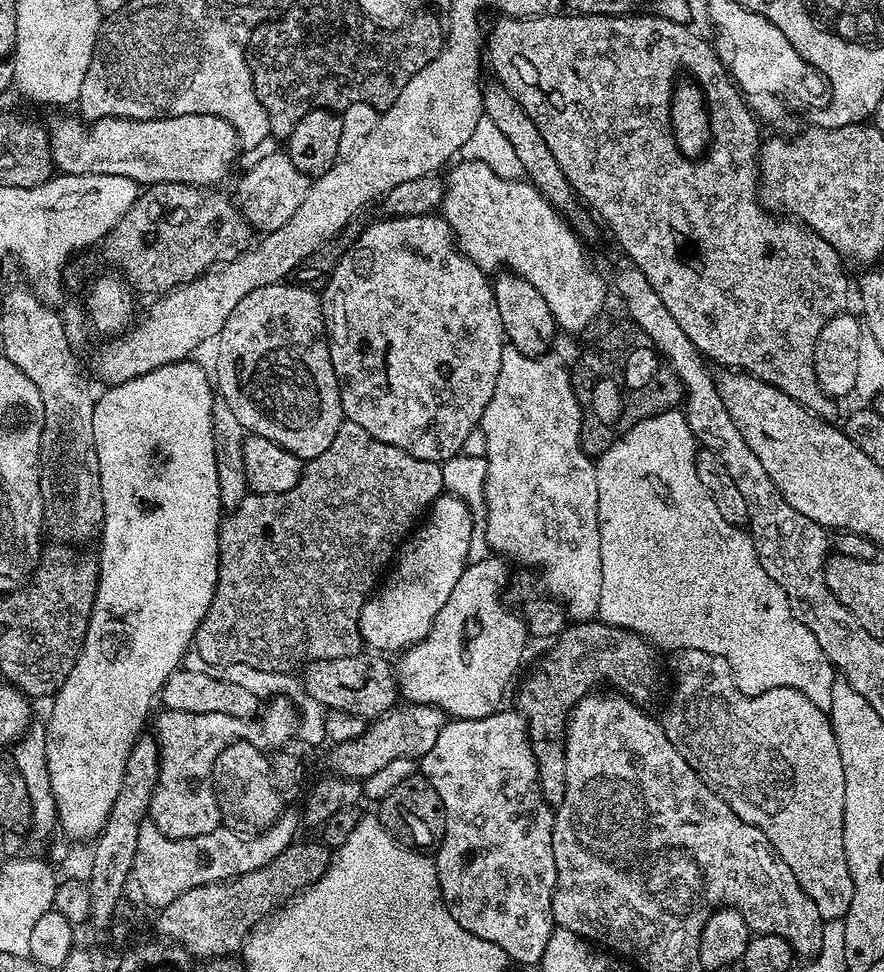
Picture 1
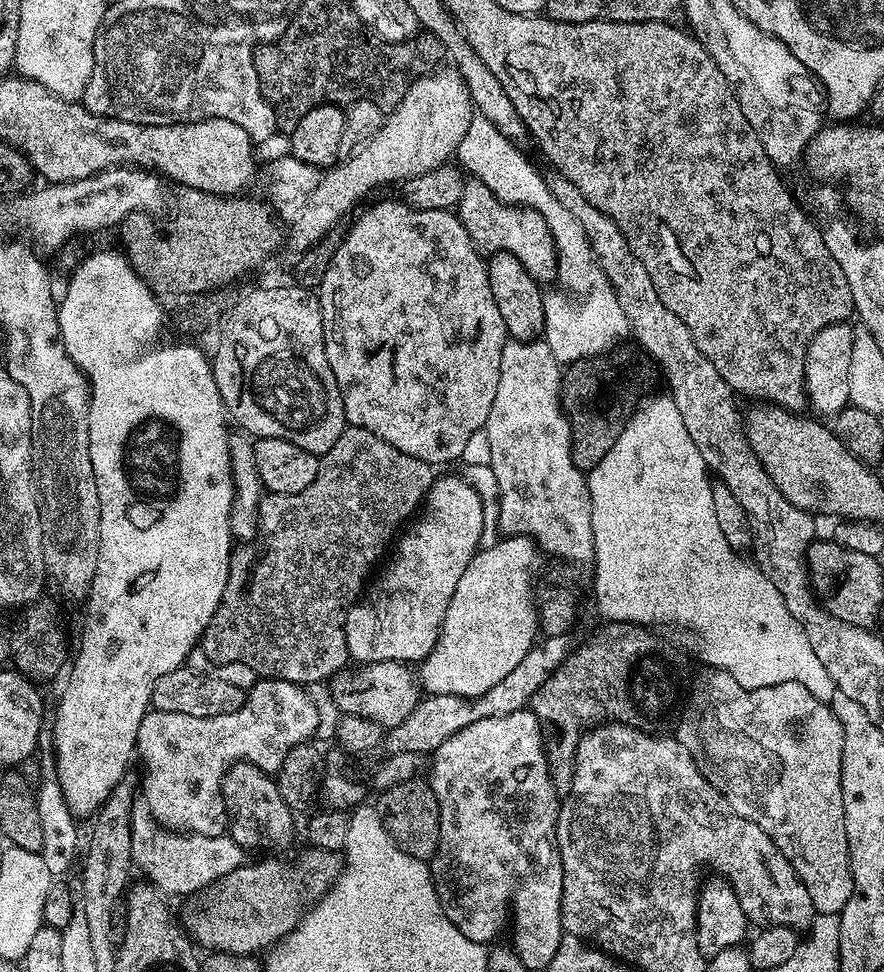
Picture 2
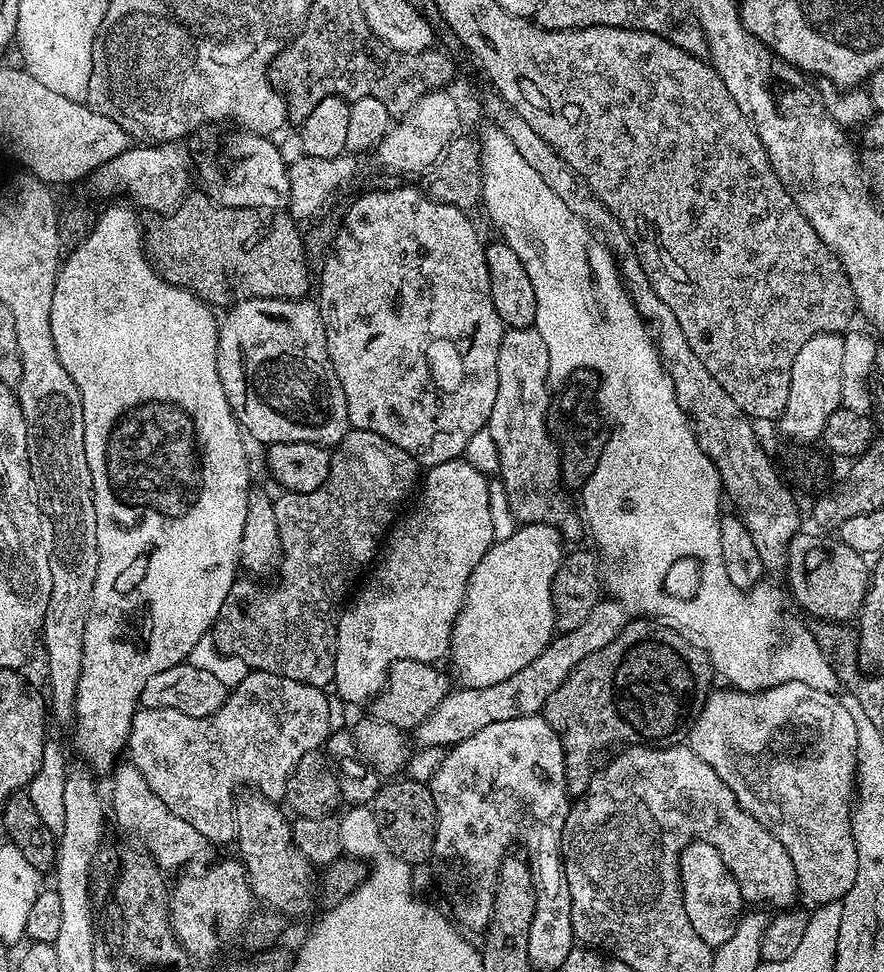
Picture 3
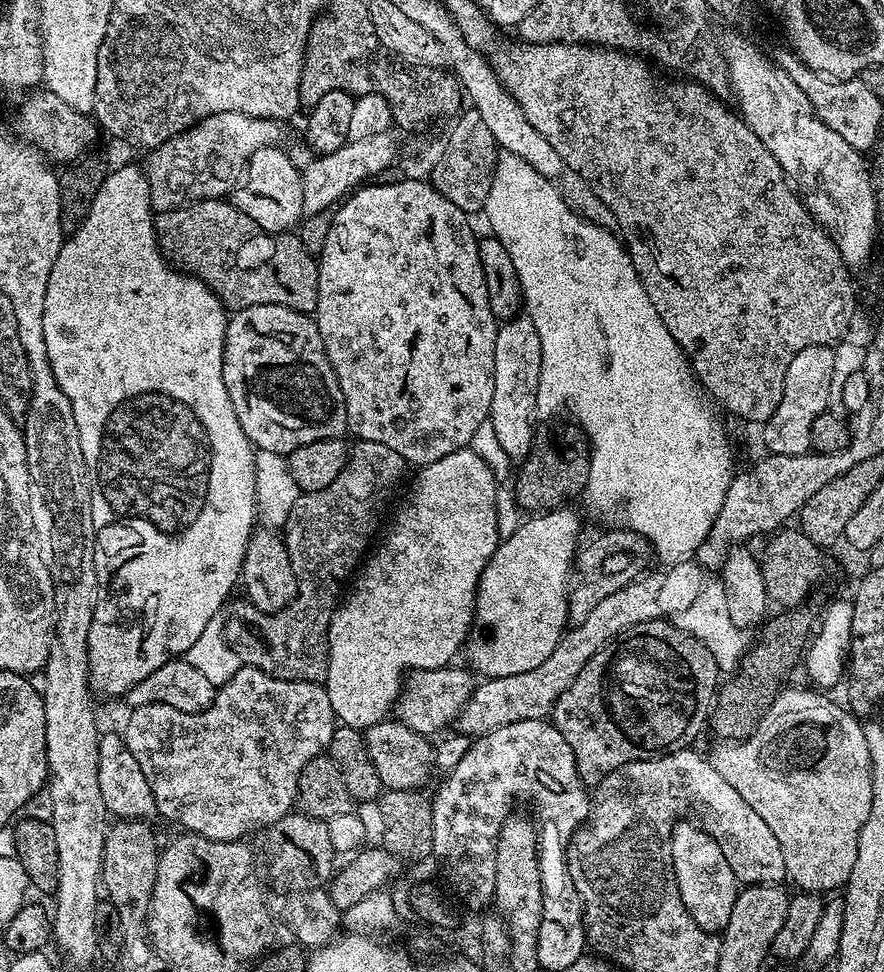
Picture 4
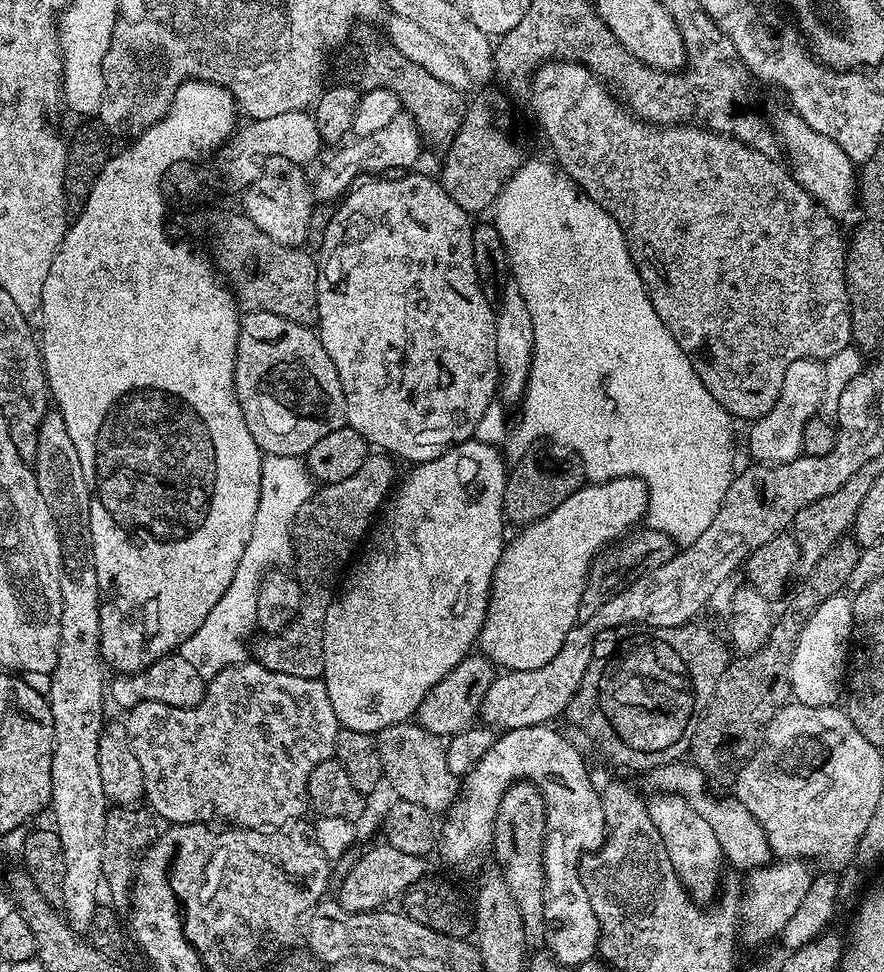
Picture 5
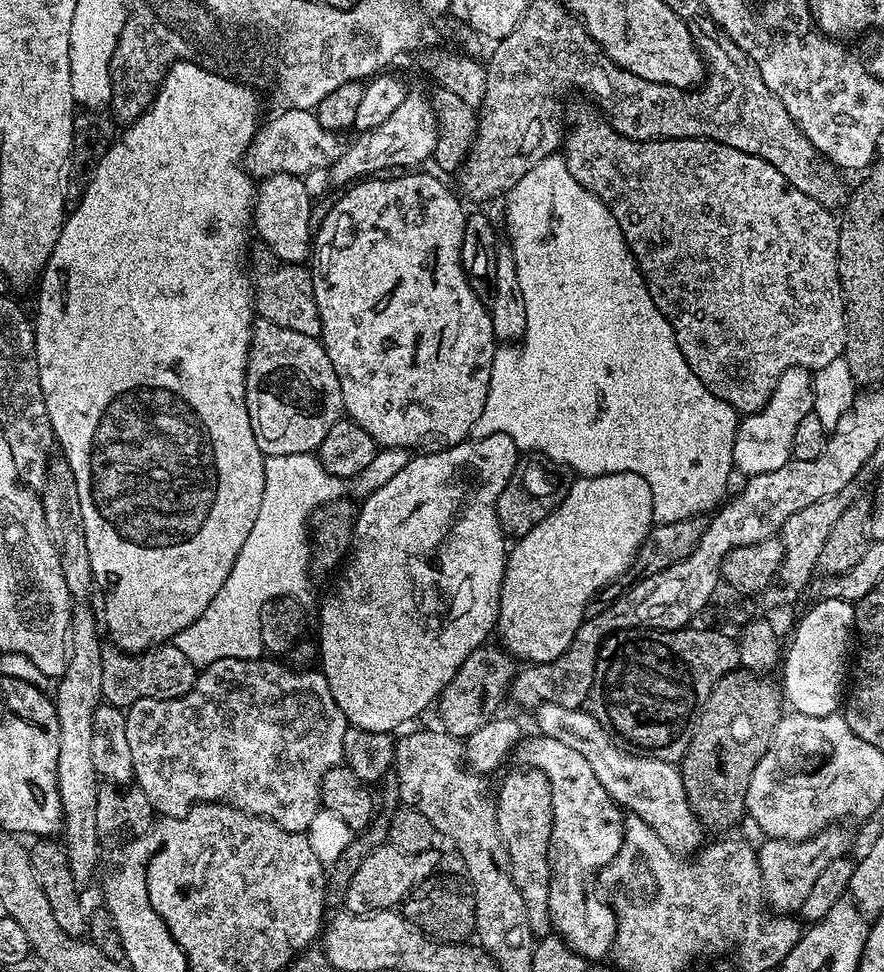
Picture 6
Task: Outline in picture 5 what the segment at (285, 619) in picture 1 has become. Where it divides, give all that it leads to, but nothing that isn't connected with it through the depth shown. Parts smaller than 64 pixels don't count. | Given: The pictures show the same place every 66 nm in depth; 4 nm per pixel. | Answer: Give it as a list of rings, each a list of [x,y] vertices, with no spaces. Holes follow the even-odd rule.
[[[369,455],[354,478],[317,487],[311,498],[298,510],[292,520],[292,551],[294,572],[300,581],[302,593],[300,615],[283,632],[264,638],[268,640],[257,646],[255,663],[282,674],[294,674],[294,678],[319,680],[323,677],[324,651],[320,630],[326,618],[326,609],[334,599],[332,587],[336,579],[338,584],[342,573],[365,543],[378,513],[385,507],[393,491],[392,479],[396,476],[396,468],[392,463],[394,460],[391,455]]]

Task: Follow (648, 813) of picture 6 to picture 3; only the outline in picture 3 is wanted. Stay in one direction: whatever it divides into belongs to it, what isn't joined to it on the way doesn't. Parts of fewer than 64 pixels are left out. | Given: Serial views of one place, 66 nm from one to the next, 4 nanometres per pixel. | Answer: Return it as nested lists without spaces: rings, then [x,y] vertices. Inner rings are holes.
[[[693,840],[681,850],[680,876],[686,915],[690,918],[690,924],[694,926],[698,938],[702,938],[702,942],[706,942],[715,950],[733,936],[745,907],[738,882],[726,868],[719,850],[700,840]]]

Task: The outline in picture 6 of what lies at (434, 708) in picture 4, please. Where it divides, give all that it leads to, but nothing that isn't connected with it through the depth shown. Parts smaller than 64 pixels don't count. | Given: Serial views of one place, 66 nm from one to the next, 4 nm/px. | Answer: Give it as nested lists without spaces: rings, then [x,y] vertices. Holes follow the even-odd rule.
[[[489,642],[474,650],[470,658],[462,662],[458,674],[454,674],[454,678],[450,678],[450,682],[441,690],[440,698],[434,705],[435,711],[440,711],[439,727],[461,738],[467,738],[481,729],[501,711],[500,703],[509,695],[517,671],[517,661],[495,643]]]

